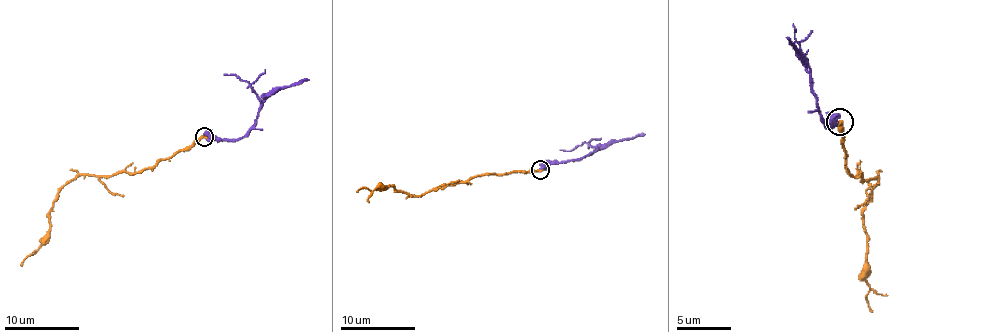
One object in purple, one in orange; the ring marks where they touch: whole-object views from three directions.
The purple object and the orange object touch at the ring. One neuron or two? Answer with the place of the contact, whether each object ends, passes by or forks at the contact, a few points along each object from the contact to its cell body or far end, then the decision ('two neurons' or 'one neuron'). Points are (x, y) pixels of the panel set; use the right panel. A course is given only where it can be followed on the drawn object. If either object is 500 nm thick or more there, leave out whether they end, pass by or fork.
(839, 122) | purple ends | orange ends | purple via (840, 122), (826, 125), (813, 95), (810, 68), (788, 38) | orange via (840, 122), (845, 166), (851, 174), (862, 180), (878, 177), (862, 213), (867, 234), (867, 303), (873, 311) | two neurons

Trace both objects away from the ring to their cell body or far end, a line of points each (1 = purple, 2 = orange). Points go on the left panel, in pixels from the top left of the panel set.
1: (205, 137), (240, 139), (257, 118), (259, 107), (272, 94), (309, 79)
2: (205, 137), (137, 172), (104, 176), (78, 174), (55, 198), (50, 213), (50, 236), (20, 265)

